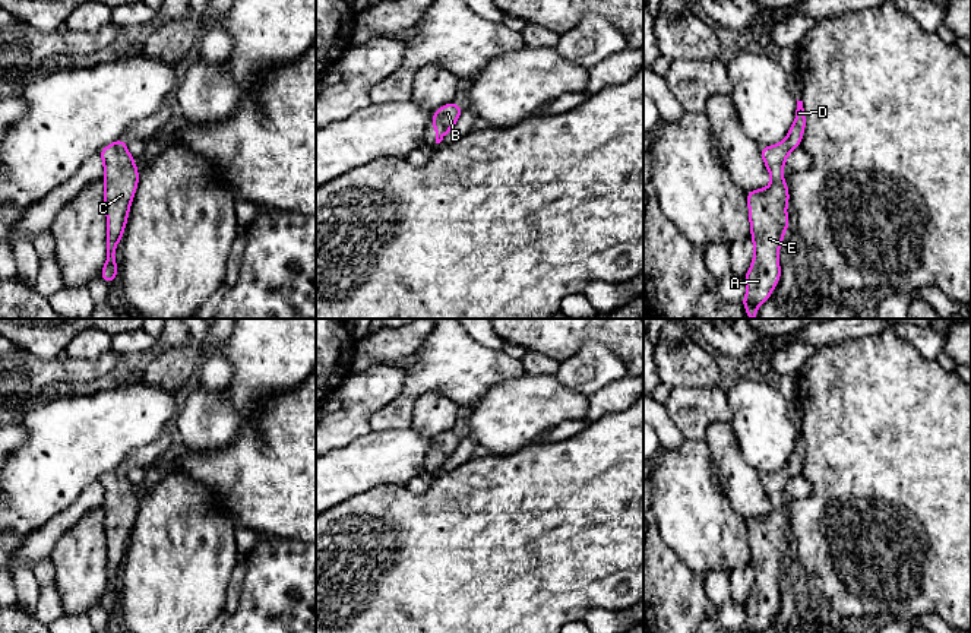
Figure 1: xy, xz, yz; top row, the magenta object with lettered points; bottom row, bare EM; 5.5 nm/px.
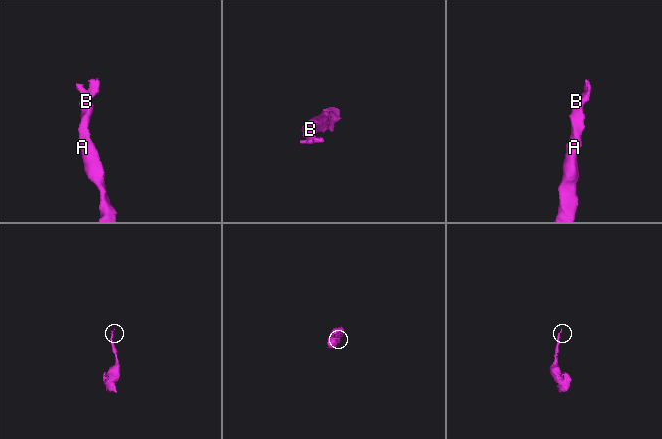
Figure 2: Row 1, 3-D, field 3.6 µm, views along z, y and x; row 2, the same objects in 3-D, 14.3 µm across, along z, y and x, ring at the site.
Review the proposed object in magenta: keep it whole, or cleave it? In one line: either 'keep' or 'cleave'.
keep

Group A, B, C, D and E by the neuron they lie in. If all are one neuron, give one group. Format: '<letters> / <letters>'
A B C D E

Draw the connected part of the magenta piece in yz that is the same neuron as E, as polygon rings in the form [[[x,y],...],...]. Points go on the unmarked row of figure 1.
[[[797,427],[796,447],[787,465],[775,474],[760,475],[772,510],[766,516],[746,519],[755,583],[749,599],[743,604],[747,613],[747,621],[740,629],[743,633],[760,633],[768,629],[781,605],[778,579],[784,560],[790,554],[785,537],[790,522],[782,494],[788,481],[801,472],[804,455],[803,428]]]

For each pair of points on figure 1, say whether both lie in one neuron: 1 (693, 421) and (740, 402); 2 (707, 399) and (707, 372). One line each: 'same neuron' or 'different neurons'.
1: different neurons
2: different neurons

